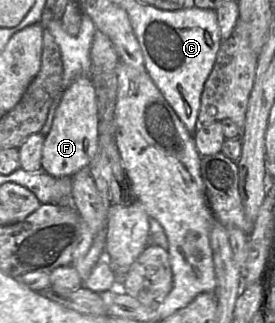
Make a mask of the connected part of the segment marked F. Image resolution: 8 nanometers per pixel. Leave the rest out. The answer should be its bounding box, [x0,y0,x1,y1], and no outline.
[42,77,99,177]

